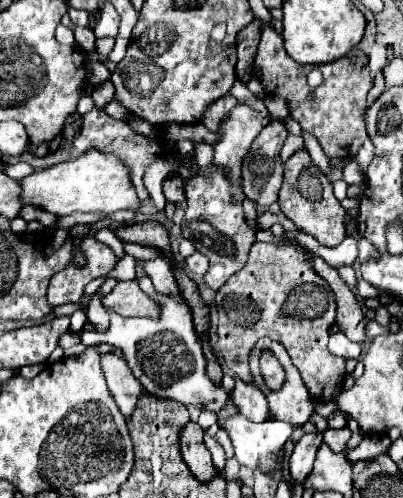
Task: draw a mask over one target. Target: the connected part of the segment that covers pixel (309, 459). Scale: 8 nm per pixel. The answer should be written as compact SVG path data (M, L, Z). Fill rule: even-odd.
M322 432L304 434L304 436L296 442L294 452L292 452L292 456L290 456L290 474L292 474L294 480L304 482L304 478L306 478L308 472L312 470L314 456L316 456L320 444L322 444Z

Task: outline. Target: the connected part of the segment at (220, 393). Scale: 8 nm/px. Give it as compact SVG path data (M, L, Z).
M142 276L138 284L146 294L150 294L150 297L160 304L162 308L160 320L122 318L105 308L110 316L110 328L106 334L100 336L100 342L114 344L124 352L132 374L140 380L140 384L144 386L148 394L170 398L180 404L194 404L200 410L218 412L226 404L228 394L224 388L214 386L212 380L208 380L206 376L206 370L204 370L206 358L202 354L202 346L198 344L189 306L186 302L179 303L162 294L157 294L148 276Z

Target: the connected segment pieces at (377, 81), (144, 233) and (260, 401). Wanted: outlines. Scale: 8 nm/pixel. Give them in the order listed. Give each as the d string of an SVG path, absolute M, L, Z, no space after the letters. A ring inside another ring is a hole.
M379 71L375 76L373 88L372 90L370 90L367 96L367 106L366 106L367 109L374 103L374 100L376 100L376 98L378 98L380 94L382 94L384 89L385 89L385 77L383 72Z
M142 222L142 224L118 228L116 234L122 242L136 242L136 244L142 244L142 246L156 246L156 248L164 250L164 256L168 256L174 262L172 252L170 252L168 232L158 222Z
M236 376L234 380L236 380L236 386L232 392L232 398L240 414L244 414L252 422L264 422L268 416L266 396L256 386L246 386L240 376Z

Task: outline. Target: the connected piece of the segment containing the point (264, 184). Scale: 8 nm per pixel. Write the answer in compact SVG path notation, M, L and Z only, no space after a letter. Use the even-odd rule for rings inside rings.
M274 120L268 126L262 128L258 138L252 142L250 154L242 166L242 178L244 178L244 194L252 202L258 202L262 206L270 206L278 200L278 190L282 184L282 162L280 162L280 148L288 136L288 128L282 120ZM278 136L278 140L276 140Z

